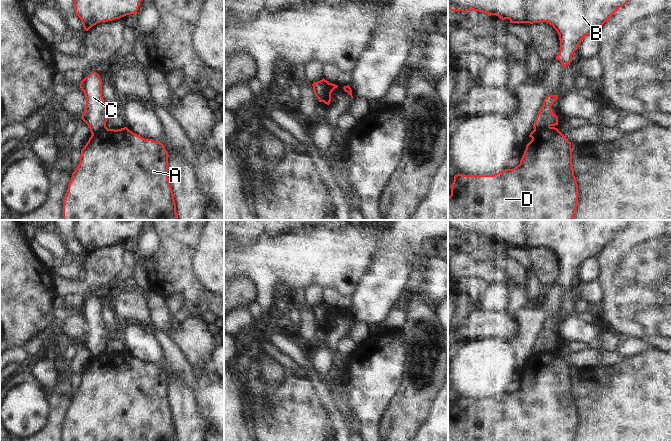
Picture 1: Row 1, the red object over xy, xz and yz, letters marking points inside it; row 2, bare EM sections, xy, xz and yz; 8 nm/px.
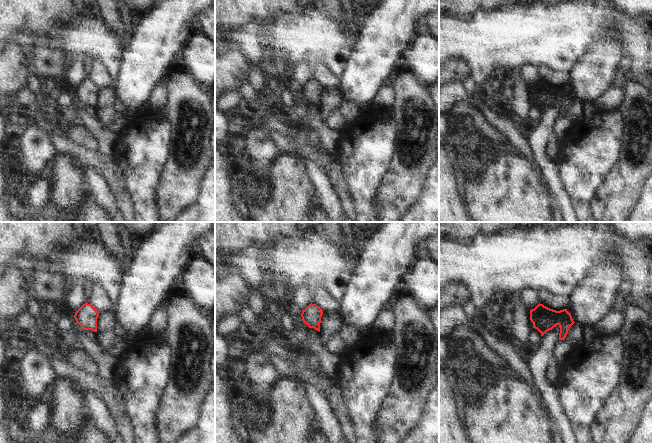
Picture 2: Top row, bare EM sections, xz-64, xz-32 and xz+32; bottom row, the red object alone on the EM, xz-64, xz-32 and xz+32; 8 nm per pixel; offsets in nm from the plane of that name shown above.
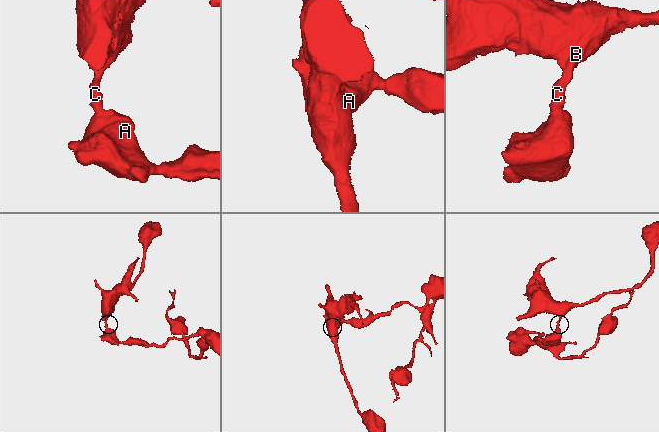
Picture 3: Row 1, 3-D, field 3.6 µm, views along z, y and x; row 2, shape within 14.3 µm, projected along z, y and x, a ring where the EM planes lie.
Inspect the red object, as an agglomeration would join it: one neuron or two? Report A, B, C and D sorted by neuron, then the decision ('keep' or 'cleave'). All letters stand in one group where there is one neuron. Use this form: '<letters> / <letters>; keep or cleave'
A D / B C; cleave

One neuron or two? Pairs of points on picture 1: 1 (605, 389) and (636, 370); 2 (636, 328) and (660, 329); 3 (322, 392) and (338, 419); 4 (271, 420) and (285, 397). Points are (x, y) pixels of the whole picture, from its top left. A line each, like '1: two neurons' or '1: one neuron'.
1: one neuron
2: one neuron
3: one neuron
4: one neuron

